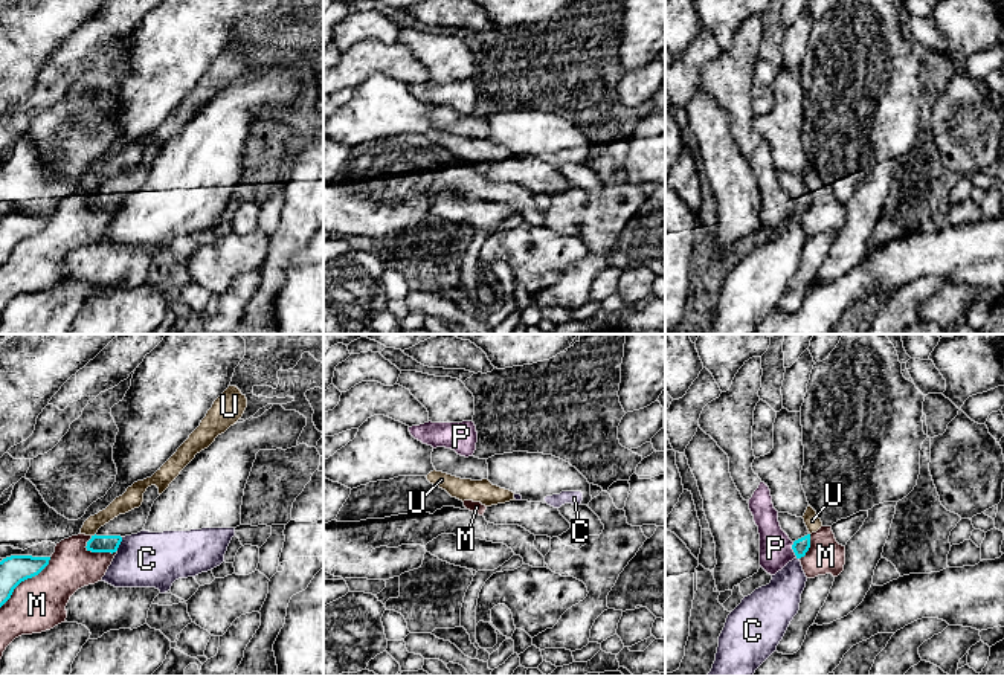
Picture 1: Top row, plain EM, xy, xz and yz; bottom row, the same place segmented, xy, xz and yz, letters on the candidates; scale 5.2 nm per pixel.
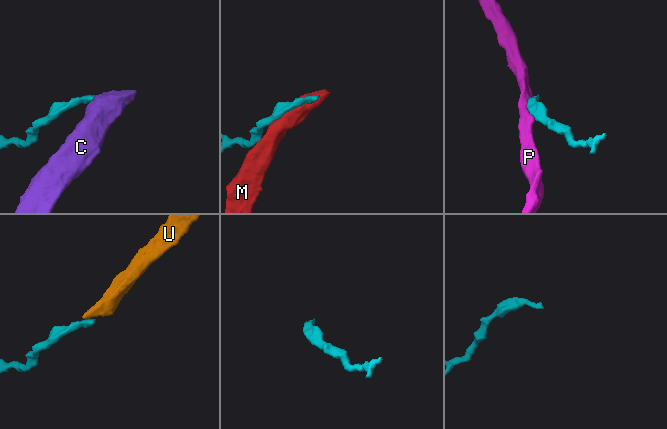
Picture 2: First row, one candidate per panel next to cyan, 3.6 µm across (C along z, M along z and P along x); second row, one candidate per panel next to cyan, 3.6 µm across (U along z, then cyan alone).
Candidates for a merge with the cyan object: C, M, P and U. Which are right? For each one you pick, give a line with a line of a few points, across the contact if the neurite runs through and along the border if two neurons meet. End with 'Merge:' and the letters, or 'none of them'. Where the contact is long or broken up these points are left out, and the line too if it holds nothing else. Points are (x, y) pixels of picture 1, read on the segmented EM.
Merge: none of them

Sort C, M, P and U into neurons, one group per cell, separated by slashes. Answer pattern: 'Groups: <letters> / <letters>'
Groups: C / M U / P

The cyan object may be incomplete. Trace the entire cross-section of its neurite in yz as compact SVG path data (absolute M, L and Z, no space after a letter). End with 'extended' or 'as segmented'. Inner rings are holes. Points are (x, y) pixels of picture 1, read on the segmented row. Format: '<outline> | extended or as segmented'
M778 513L778 522L781 530L793 542L792 549L796 559L804 557L810 548L810 533L804 523L804 519L789 513Z | extended

